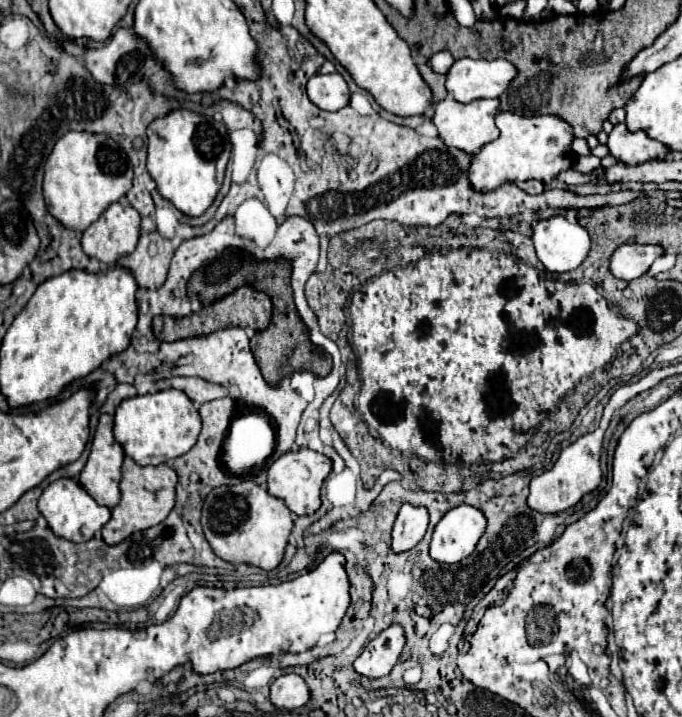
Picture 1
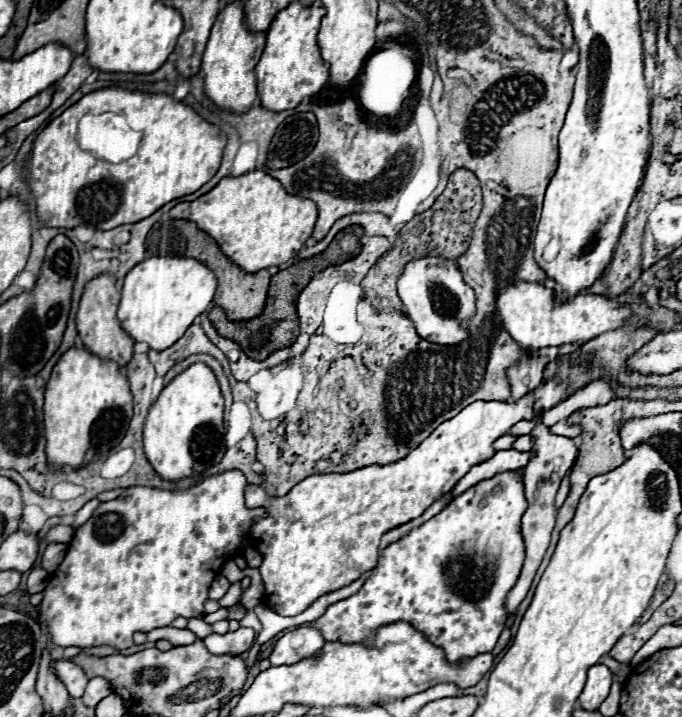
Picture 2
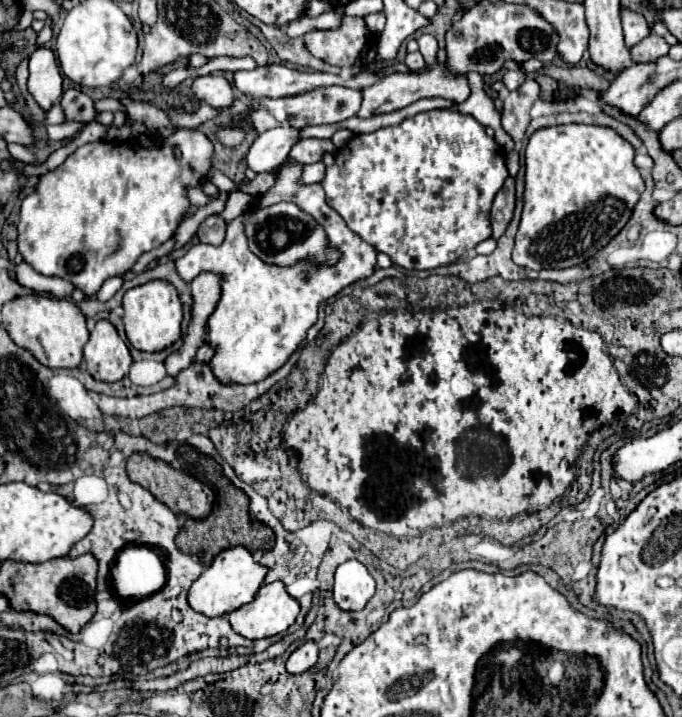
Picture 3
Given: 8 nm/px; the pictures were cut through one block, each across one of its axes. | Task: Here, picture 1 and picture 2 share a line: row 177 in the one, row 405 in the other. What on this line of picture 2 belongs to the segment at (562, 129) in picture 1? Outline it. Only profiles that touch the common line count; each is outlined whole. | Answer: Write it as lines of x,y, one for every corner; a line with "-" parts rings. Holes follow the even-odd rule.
552,376
544,380
536,390
522,396
518,402
472,402
452,420
440,424
428,440
424,440
418,448
414,448
406,458
390,462
386,466
370,464
364,468
356,468
350,472
330,472
330,474
312,474
298,482
286,496
268,498
264,488
256,484
248,484
246,488
246,504
248,508
264,506
268,508
268,518
256,520
252,526
252,540
258,552
264,556
262,566
258,568
264,582
264,606
272,608
280,616
298,616
304,612
316,598
334,592
342,586
352,584
362,572
376,566
380,538
418,516
434,504
438,498
448,494
452,486
478,462
484,462
494,456
494,442
508,434
510,428
520,420
534,420
538,412
550,410
566,400
568,382

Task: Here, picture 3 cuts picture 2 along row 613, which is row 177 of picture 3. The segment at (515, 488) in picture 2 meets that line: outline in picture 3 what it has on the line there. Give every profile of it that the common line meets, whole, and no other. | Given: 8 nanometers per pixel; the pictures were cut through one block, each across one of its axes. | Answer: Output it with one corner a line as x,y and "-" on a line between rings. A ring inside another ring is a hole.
430,110
430,112
420,112
412,118
406,118
398,126
386,126
370,134
356,134
350,142
346,142
340,152
336,152
334,164
326,170
326,176
322,180
324,192
326,192
326,202
344,218
346,226
358,234
364,242
374,246
378,252
384,252
392,258
396,266
408,268
408,270
432,270
436,266
448,266
456,262
466,250
476,248
482,240
492,236
492,224
490,224
490,210
492,210
492,198
498,194
500,186
508,178
508,168
504,160
504,148
486,134
484,126
474,120
472,116
464,116
460,112
450,112
450,110

